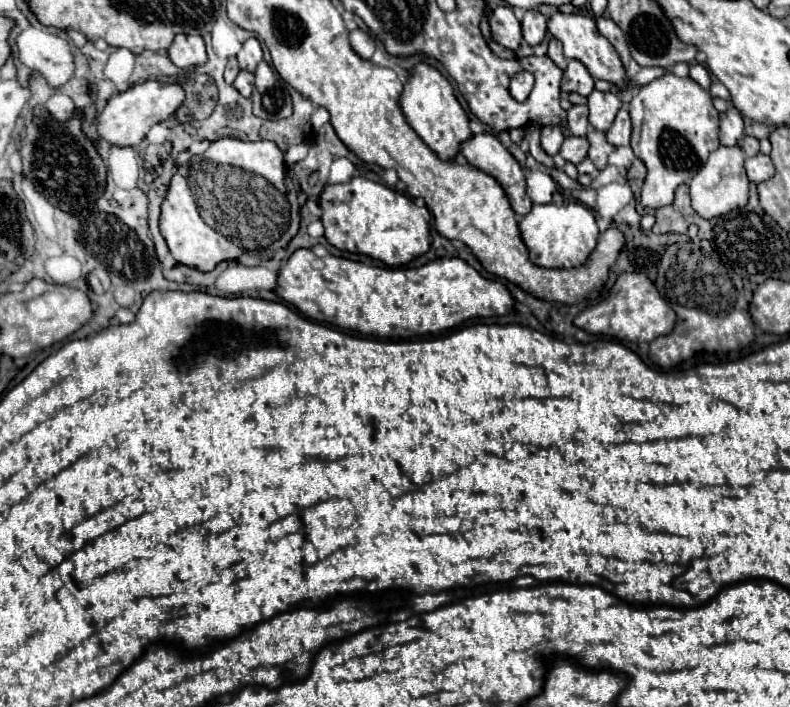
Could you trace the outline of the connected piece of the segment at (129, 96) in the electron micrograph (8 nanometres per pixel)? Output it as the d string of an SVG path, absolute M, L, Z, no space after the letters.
M143 81L127 91L115 95L107 101L107 105L101 109L97 121L99 121L99 135L107 139L111 145L139 145L147 131L161 121L167 121L185 101L185 91L179 83L161 83L161 81Z

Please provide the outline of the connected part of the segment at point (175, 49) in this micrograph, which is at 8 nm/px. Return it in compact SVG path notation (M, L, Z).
M183 33L177 35L173 45L167 49L167 53L169 53L169 59L181 69L197 67L207 61L205 43L201 35L183 35Z

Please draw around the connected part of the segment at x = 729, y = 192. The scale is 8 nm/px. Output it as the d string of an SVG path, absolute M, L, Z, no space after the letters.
M719 147L709 155L707 163L699 169L699 173L691 181L691 205L703 219L713 219L719 215L727 215L733 209L741 209L747 205L749 179L743 169L745 153L741 147Z

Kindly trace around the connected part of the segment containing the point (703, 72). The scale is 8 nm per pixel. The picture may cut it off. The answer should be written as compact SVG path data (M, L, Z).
M693 63L691 67L689 67L689 77L693 79L693 81L697 81L705 91L709 91L709 85L711 85L711 75L709 75L709 71L703 67L703 65L699 65L699 63Z

